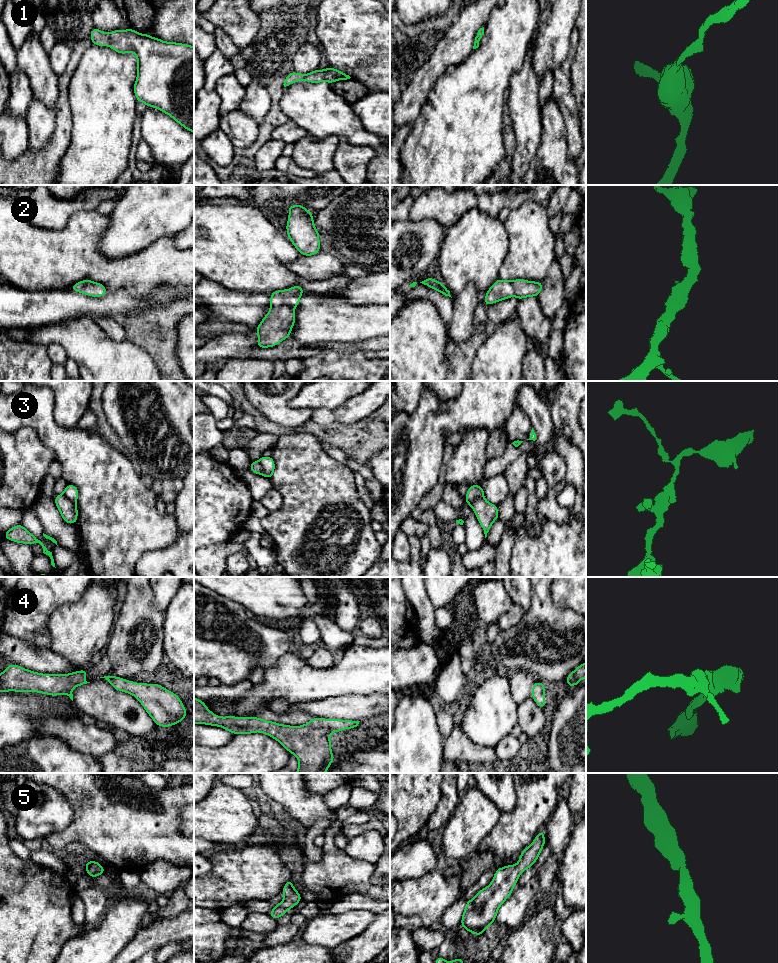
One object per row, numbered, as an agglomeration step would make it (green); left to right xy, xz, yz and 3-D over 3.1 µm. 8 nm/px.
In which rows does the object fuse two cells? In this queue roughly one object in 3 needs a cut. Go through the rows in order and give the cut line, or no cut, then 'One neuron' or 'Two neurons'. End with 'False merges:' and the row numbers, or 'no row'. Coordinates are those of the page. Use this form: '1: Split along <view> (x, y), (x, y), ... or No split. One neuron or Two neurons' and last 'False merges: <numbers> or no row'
1: No split. One neuron
2: No split. One neuron
3: Split along yz (483, 497), (477, 497), (472, 507). Two neurons
4: No split. One neuron
5: No split. One neuron
False merges: 3

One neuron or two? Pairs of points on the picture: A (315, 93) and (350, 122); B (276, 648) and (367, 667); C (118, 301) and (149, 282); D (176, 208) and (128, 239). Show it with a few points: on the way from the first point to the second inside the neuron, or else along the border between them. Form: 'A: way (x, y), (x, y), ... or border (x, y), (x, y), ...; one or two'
A: way (324, 102), (341, 119); one
B: border (289, 650), (271, 667); two
C: border (108, 291), (125, 288), (135, 297), (153, 294); two
D: way (164, 208), (159, 208), (140, 227); one

